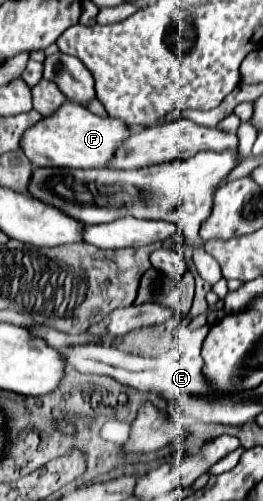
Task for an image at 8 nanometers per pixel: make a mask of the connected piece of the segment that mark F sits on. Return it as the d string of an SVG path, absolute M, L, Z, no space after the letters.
M65 103L55 115L43 117L21 139L21 149L37 167L69 167L69 169L101 169L115 157L117 147L131 135L121 119L93 115L85 105Z

